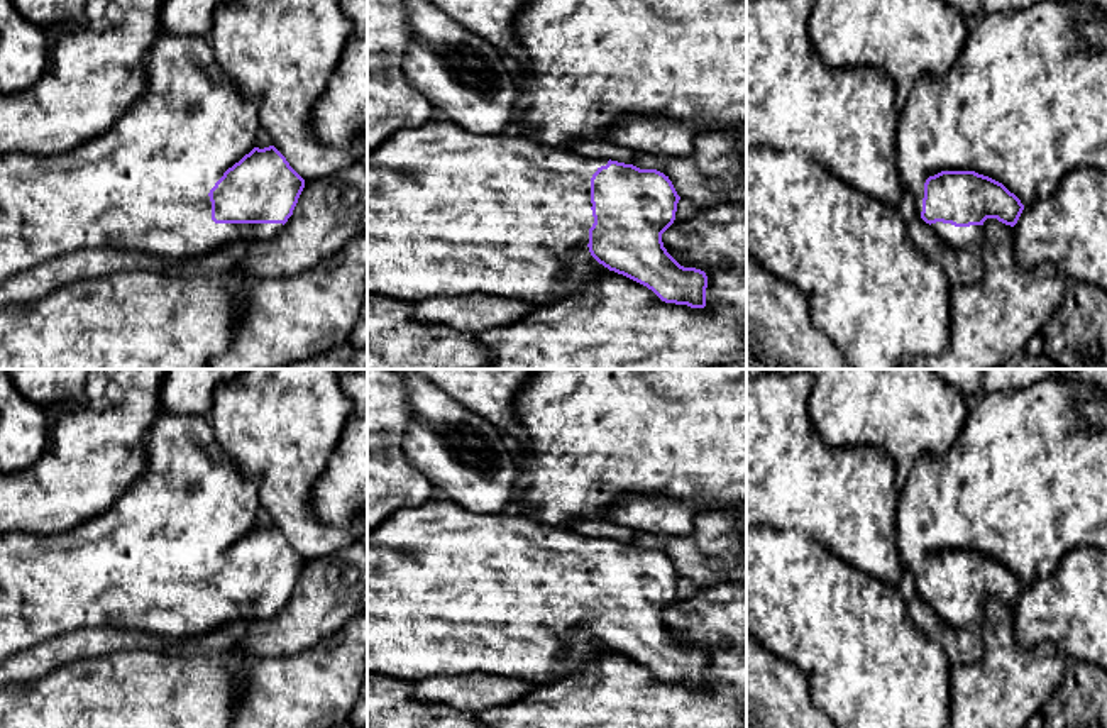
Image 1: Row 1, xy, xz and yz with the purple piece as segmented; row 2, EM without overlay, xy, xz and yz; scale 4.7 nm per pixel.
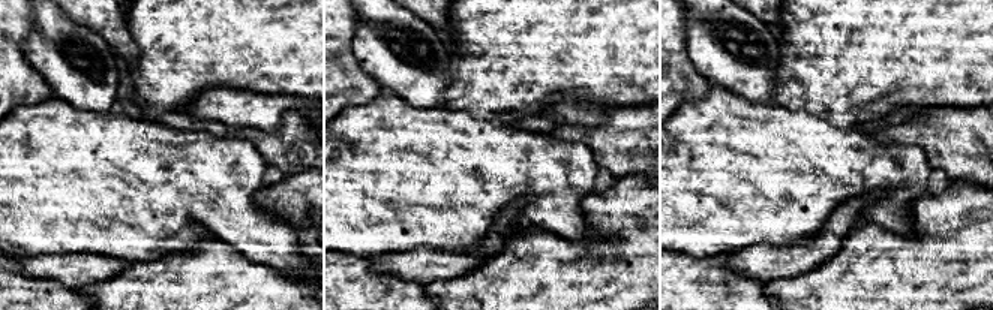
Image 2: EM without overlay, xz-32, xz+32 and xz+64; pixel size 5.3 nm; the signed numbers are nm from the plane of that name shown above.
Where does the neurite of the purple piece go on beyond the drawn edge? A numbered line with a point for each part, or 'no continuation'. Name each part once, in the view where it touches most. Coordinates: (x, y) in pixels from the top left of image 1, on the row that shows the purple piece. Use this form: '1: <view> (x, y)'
1: xy (144, 185)

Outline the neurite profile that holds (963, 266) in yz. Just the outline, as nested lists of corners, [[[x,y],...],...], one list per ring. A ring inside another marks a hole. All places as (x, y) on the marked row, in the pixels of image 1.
[[[921,217],[907,223],[907,235],[922,256],[943,267],[951,288],[970,286],[982,279],[983,266],[978,247],[956,249],[946,245]]]

